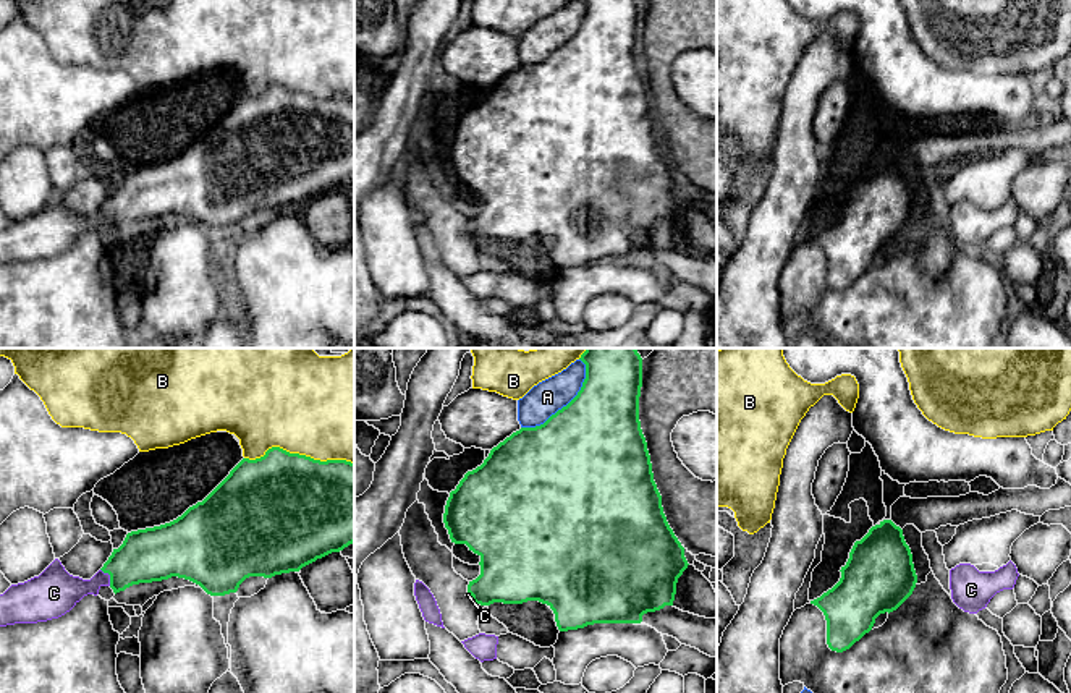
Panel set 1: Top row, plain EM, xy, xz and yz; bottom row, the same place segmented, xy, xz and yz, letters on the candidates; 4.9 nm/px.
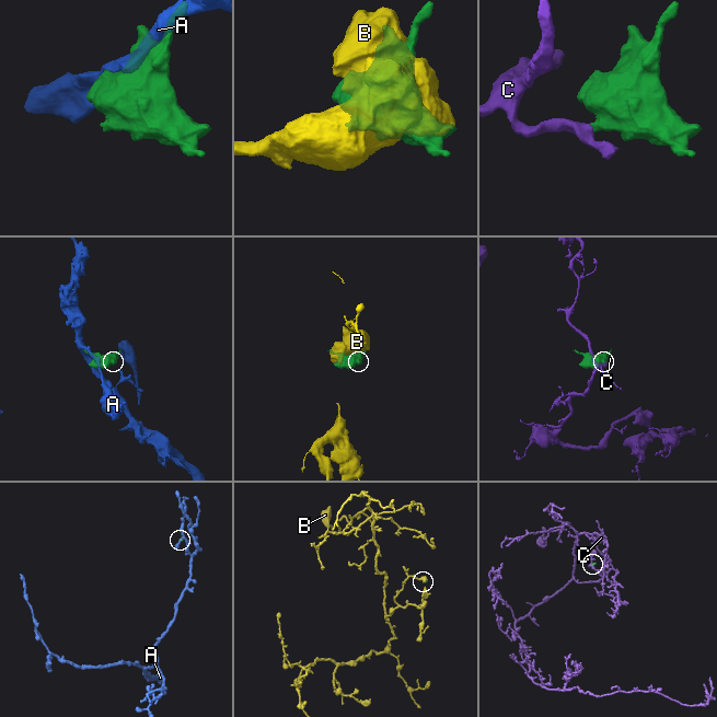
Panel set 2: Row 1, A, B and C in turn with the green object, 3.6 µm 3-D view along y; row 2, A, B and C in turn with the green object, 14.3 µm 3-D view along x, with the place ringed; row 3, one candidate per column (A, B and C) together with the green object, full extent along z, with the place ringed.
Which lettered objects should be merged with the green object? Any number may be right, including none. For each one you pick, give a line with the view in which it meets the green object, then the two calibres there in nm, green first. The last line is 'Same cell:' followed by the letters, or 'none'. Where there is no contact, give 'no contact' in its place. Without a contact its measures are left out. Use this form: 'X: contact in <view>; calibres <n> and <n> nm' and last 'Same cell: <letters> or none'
C: contact in xy; calibres 260 and 180 nm
Same cell: C

